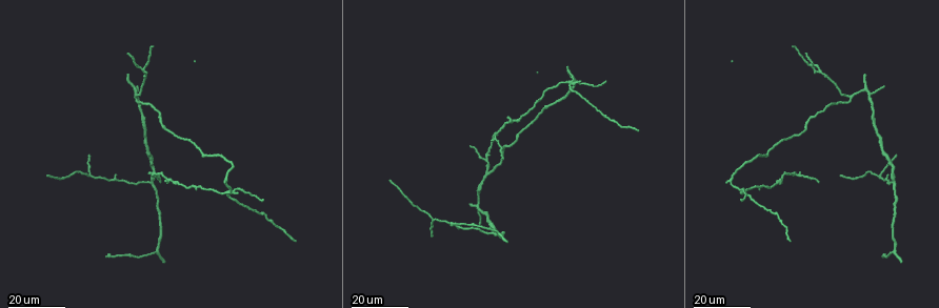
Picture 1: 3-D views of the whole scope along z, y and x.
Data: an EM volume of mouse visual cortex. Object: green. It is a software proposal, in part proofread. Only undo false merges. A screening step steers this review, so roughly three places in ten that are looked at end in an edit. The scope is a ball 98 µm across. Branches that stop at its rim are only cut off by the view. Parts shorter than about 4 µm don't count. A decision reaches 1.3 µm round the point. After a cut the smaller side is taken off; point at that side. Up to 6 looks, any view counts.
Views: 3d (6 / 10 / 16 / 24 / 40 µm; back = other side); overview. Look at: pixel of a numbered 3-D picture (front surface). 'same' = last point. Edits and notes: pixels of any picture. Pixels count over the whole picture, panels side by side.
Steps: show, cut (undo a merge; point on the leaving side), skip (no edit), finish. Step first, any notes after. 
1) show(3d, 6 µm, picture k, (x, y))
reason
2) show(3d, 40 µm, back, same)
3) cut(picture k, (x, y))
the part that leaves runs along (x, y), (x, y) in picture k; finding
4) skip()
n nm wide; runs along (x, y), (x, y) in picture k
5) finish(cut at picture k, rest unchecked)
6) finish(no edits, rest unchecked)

show(3d, 24 µm, picture 1, (89, 175))
three-way junction

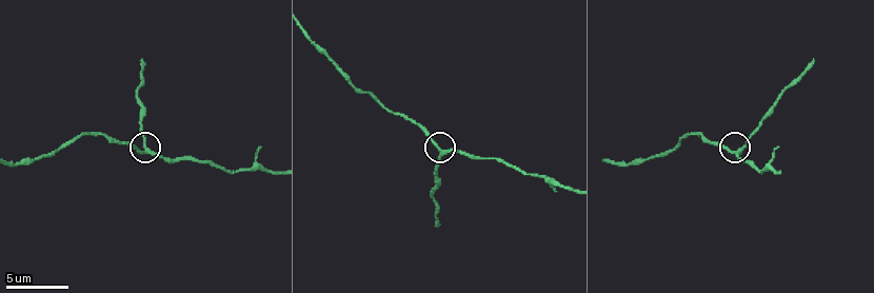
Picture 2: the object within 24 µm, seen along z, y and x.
show(3d, 6 µm, picture 2, (740, 150))

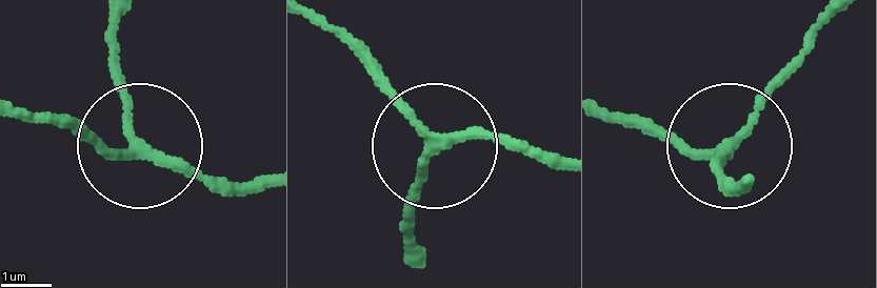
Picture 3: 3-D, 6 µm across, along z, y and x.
skip()
3 arms; runs along (265, 187), (152, 158), (115, 53) in picture 3; all the same cell

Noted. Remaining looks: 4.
show(3d, 16 µm, picture 1, (149, 182))
arms part here

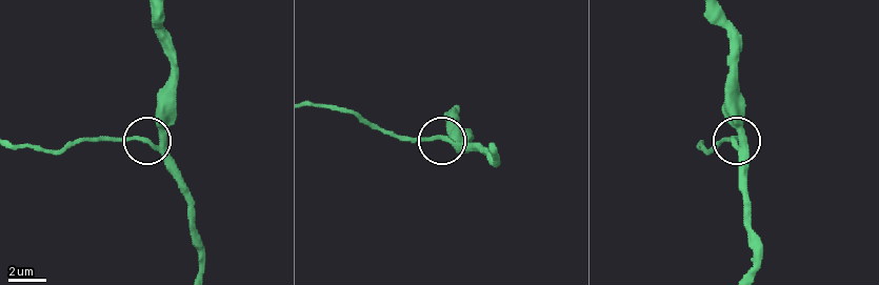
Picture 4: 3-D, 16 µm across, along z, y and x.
show(3d, 6 µm, picture 4, (738, 147))

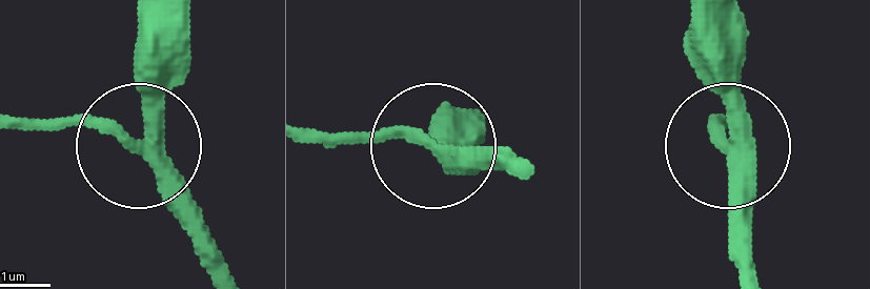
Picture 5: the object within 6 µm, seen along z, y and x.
skip()
290 nm wide; runs along (721, 23), (732, 245) in picture 5; all the same cell

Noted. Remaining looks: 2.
show(3d, 24 µm, picture 1, (569, 83))
two arms at a narrow angle

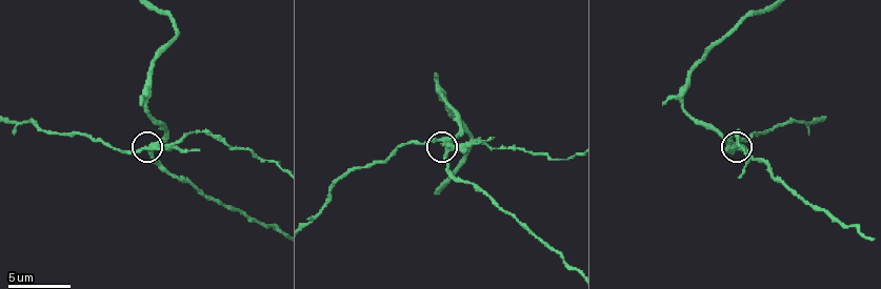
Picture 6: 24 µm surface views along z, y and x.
show(3d, 10 µm, picture 6, (151, 145))

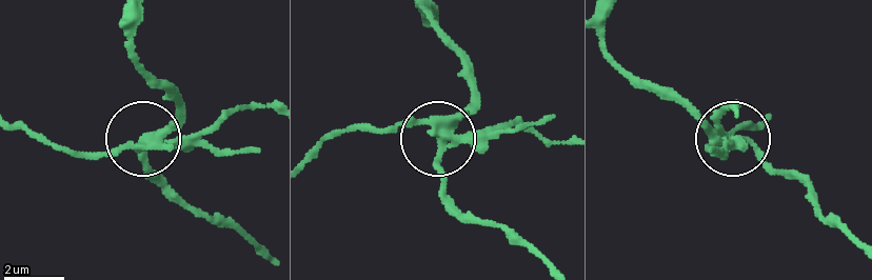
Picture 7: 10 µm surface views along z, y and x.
cut(picture 7, (108, 156))
side arm 39 µm; 5 arms; two cells meet here

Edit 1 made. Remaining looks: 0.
finish(cut at picture 7, rest unchecked)

